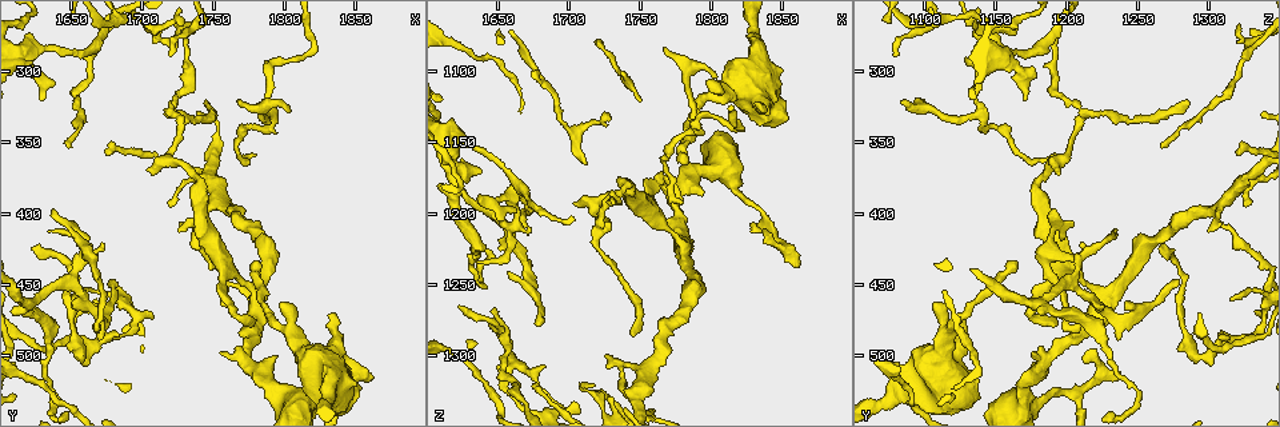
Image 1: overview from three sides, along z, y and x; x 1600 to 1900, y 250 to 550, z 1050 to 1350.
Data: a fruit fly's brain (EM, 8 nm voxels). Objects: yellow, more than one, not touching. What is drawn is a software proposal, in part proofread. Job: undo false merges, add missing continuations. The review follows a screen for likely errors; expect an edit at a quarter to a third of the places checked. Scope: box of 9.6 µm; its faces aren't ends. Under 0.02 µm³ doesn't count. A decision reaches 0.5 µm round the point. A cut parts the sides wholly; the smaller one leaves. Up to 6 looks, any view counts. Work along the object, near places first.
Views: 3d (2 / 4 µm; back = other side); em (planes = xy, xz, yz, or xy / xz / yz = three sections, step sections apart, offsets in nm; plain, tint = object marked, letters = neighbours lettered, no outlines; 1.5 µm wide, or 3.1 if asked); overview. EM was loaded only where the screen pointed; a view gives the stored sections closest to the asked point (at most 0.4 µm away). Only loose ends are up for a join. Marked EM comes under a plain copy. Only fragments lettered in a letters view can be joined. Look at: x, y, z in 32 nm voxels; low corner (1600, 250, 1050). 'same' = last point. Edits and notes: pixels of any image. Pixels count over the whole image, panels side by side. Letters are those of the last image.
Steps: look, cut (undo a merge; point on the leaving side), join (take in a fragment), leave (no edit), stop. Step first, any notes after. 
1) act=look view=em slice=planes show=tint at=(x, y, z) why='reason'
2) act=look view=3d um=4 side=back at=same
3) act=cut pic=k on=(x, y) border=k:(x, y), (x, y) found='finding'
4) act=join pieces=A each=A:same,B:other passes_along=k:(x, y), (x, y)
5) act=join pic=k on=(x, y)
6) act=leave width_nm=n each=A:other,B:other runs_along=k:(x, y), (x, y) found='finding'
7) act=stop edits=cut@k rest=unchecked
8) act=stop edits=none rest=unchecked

act=look view=3d um=2 at=(1652, 354, 1268) why='free end'

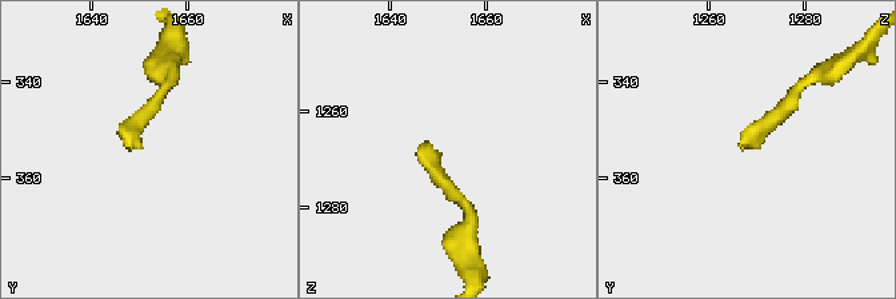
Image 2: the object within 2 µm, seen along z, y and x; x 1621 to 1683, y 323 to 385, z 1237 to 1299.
act=look view=em slice=planes show=letters at=(1650, 354, 1268) why='need the tissue'

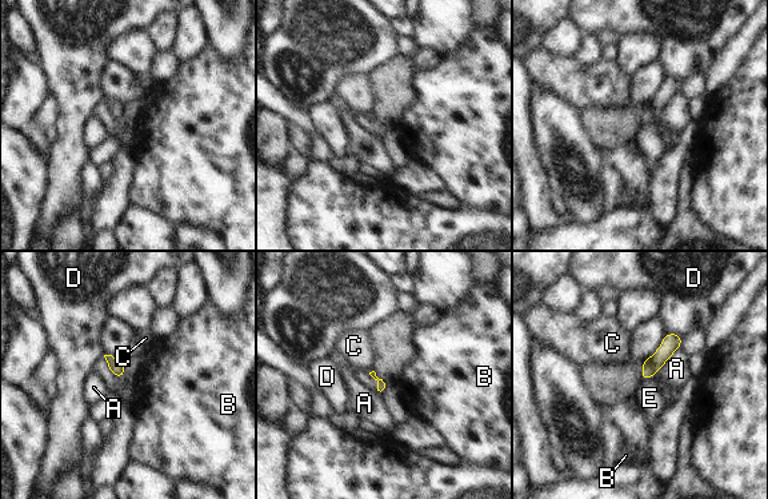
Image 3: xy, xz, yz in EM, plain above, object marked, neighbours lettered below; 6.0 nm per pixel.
act=leave each=A:other,B:other,C:other,D:other,E:other border=3:(103, 355), (108, 368), (120, 379) found='none of them fits'

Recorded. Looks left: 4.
act=look view=3d um=2 at=(1744, 320, 1286) why='long arm stops here'

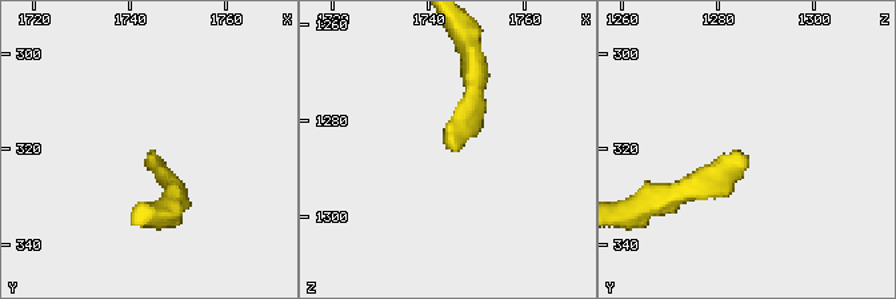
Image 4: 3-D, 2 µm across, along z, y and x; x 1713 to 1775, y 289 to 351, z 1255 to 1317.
act=look view=em slice=xz step=8 show=letters at=(1747, 321, 1286)

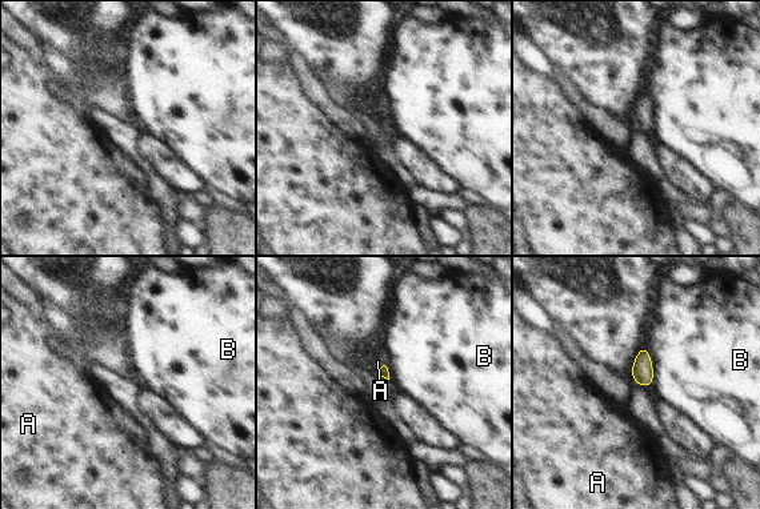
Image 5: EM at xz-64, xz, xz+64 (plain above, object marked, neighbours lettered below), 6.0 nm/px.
act=look view=em slice=xy step=4 show=letters at=same

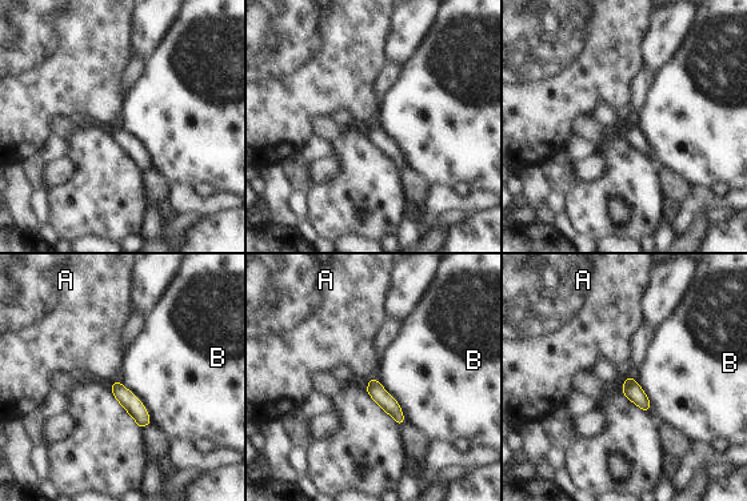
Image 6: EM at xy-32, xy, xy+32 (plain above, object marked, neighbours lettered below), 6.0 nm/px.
act=leave width_nm=90 each=A:other,B:other border=6:(116, 380), (143, 404), (152, 423) found='no lettered fragment goes on from it'

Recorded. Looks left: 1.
act=look view=em slice=planes show=letters at=(1852, 522, 1136)

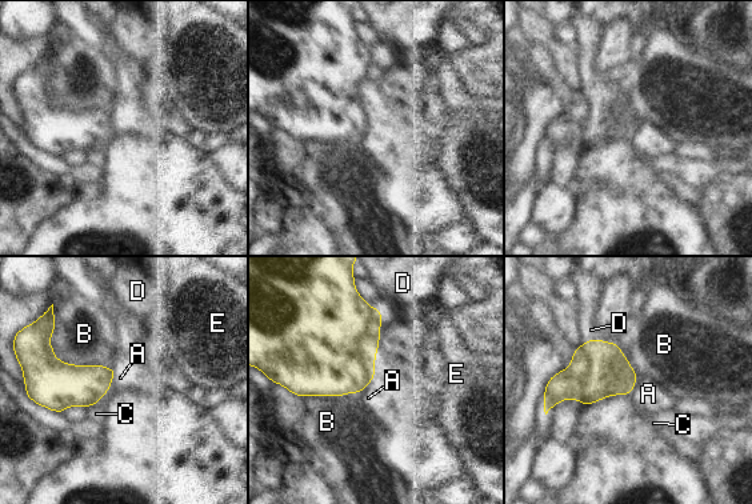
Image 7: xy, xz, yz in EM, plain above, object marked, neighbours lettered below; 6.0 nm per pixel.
act=leave each=A:other,B:other,C:other,D:other,E:other border=7:(52, 304), (54, 355), (116, 371) found='none of them fits'

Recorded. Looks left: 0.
act=stop edits=none rest=unchecked

